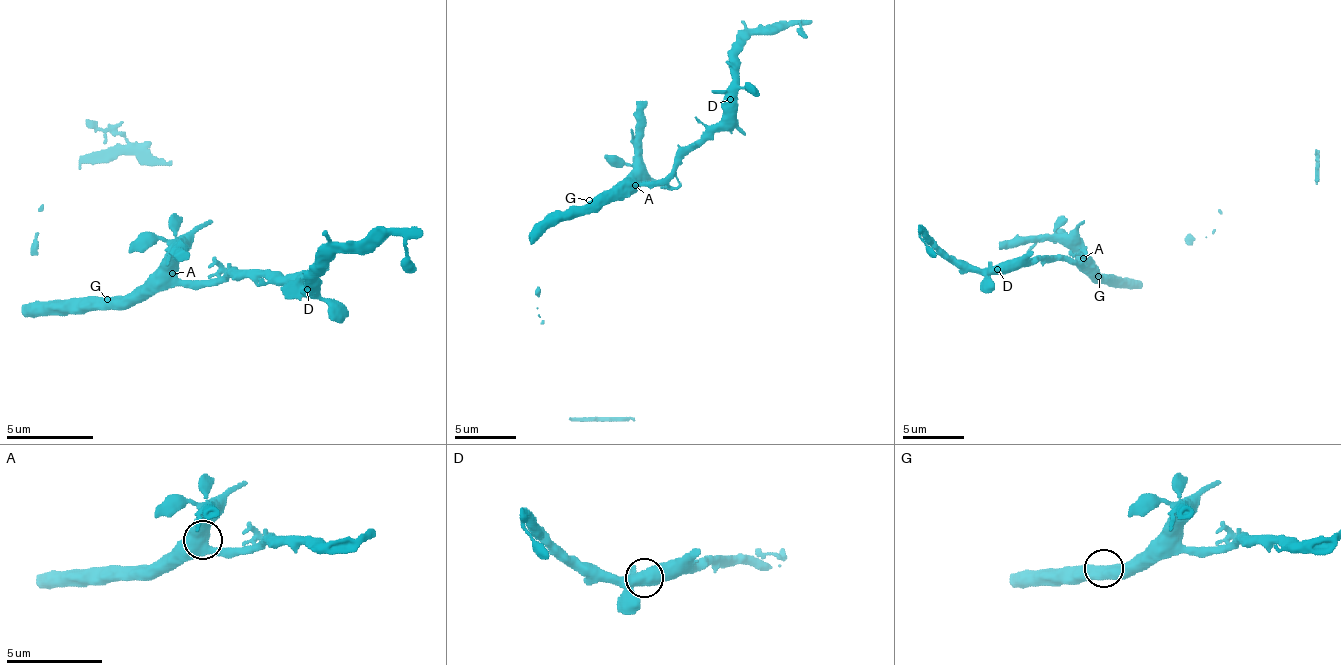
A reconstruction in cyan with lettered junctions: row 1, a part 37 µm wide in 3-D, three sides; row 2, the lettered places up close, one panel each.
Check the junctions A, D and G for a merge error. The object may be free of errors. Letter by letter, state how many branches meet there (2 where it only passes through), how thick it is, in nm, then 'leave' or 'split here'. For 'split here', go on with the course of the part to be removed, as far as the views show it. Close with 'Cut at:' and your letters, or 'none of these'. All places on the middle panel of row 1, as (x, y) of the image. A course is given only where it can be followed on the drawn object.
A: 3 | 600 nm | leave
D: 3 | 650 nm | leave
G: 2 | 550 nm | leave
Cut at: none of these

